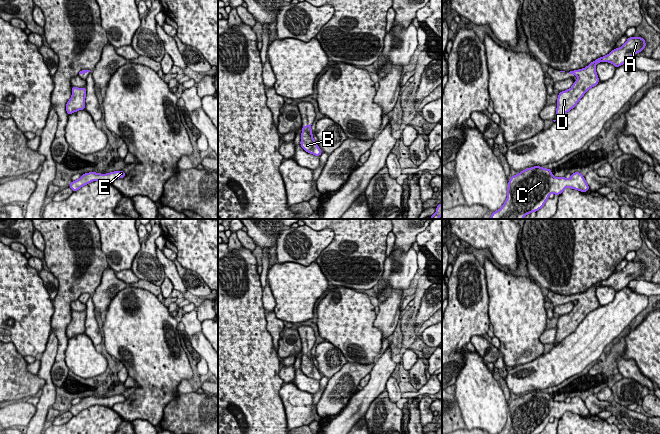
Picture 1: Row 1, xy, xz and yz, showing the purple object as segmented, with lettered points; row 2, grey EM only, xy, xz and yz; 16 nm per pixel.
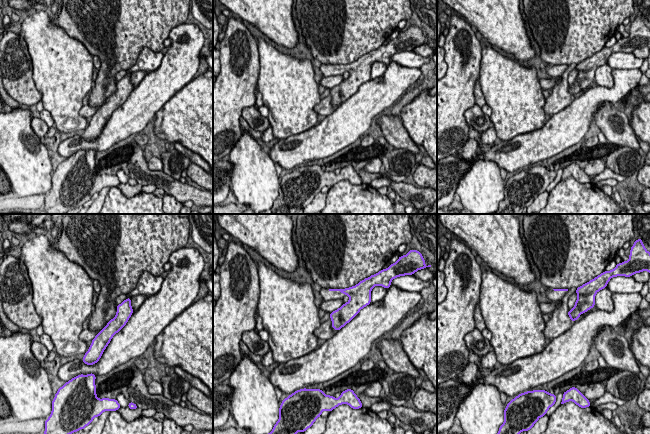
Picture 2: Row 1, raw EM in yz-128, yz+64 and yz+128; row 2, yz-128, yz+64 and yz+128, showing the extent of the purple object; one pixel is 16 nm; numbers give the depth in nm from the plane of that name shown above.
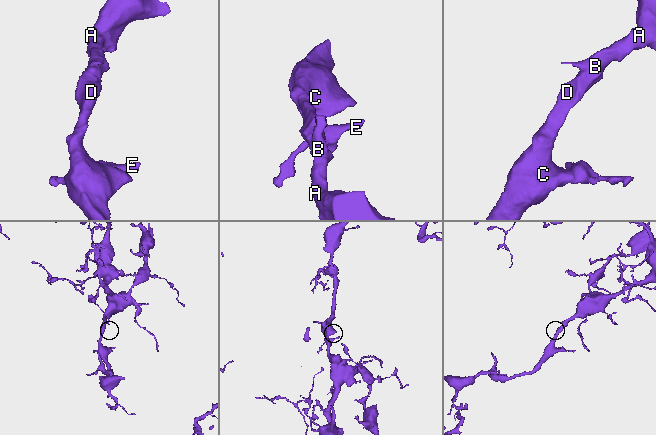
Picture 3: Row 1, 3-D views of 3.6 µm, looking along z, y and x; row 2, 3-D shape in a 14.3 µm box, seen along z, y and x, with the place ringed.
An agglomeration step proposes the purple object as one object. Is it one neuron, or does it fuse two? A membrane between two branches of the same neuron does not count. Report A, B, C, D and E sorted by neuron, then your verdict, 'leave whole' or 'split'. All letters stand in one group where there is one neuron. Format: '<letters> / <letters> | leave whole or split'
A B C D E | leave whole

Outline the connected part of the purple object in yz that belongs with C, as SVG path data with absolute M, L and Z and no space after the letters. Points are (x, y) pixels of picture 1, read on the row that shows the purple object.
M540 166L527 168L510 178L507 199L490 219L523 219L527 214L541 209L551 193L560 195L565 188L581 192L589 190L584 176L579 172L566 179L554 177L551 169Z

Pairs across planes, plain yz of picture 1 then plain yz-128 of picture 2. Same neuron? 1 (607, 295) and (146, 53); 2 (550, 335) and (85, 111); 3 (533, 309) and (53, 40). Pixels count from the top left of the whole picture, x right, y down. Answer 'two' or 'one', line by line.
1: one
2: one
3: one

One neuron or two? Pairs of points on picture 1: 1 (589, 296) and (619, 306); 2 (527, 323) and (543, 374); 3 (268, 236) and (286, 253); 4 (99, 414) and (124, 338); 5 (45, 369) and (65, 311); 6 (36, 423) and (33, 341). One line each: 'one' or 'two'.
1: two
2: two
3: two
4: two
5: two
6: two

